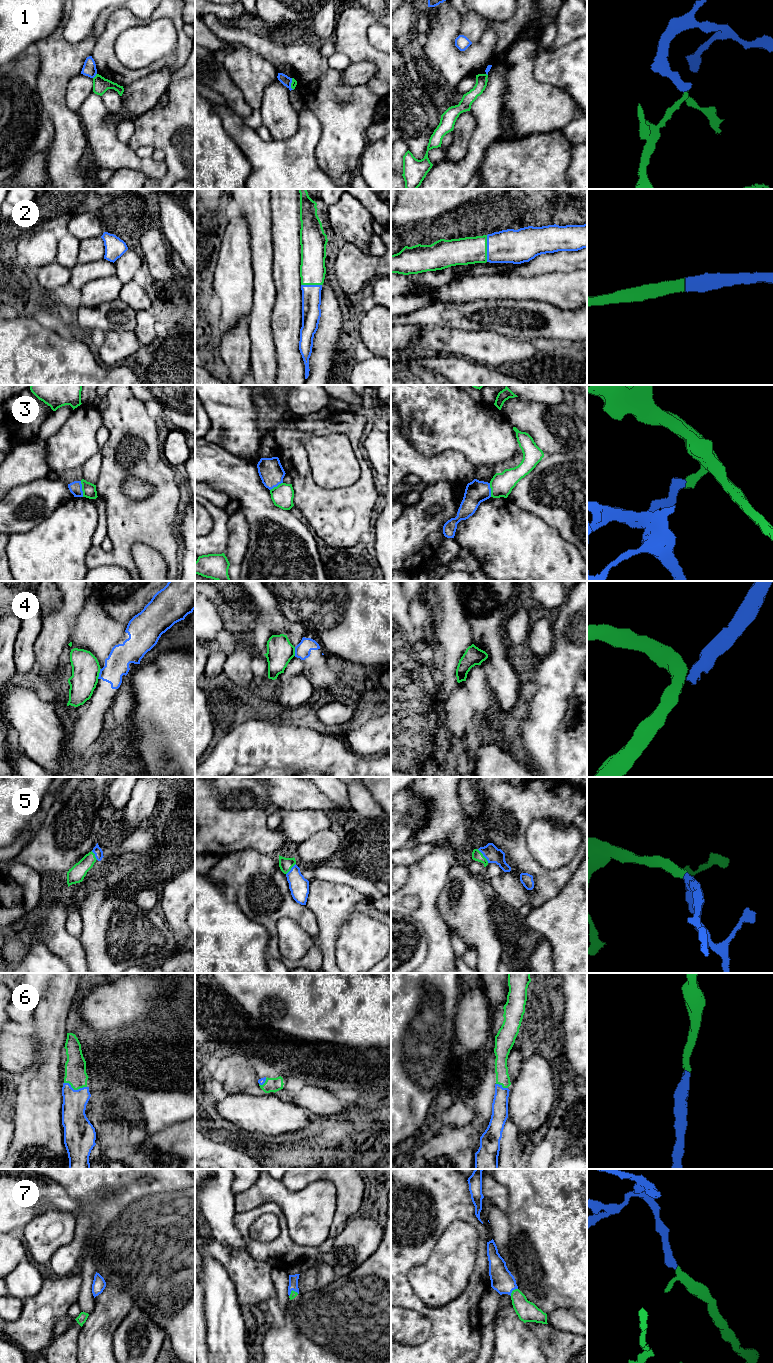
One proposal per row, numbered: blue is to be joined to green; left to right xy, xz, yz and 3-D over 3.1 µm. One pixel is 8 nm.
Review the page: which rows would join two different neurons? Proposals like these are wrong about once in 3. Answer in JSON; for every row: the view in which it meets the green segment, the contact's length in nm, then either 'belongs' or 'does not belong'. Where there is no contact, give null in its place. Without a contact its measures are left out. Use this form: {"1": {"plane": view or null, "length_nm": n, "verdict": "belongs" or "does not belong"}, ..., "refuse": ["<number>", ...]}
{"1": {"plane": "xy", "length_nm": 50, "verdict": "does not belong"}, "2": {"plane": "yz", "length_nm": 220, "verdict": "belongs"}, "3": {"plane": "xy", "length_nm": 130, "verdict": "does not belong"}, "4": {"plane": "xy", "length_nm": 90, "verdict": "does not belong"}, "5": {"plane": "yz", "length_nm": 140, "verdict": "belongs"}, "6": {"plane": "xy", "length_nm": 190, "verdict": "belongs"}, "7": {"plane": "yz", "length_nm": 90, "verdict": "belongs"}, "refuse": ["1", "3", "4"]}

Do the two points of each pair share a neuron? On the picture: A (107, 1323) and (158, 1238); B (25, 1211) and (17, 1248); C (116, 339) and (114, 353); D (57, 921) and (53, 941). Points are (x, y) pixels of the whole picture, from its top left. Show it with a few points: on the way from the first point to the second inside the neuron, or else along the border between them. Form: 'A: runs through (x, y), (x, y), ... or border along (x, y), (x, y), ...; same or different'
A: border along (106, 1283), (124, 1289), (132, 1297), (134, 1304); different
B: runs through (16, 1220), (13, 1223), (13, 1239); same
C: runs through (116, 342), (114, 350); same
D: runs through (53, 926), (53, 936); same

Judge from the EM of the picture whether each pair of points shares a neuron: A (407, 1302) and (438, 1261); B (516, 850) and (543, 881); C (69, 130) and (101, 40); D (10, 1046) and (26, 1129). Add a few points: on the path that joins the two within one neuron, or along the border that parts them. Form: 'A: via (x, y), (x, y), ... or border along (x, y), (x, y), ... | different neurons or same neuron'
A: border along (409, 1270), (411, 1290), (424, 1303), (434, 1306) | different neurons
B: via (523, 858), (538, 873) | same neuron
C: border along (100, 33), (96, 38), (90, 55) | different neurons
D: border along (37, 1058), (19, 1074) | different neurons

